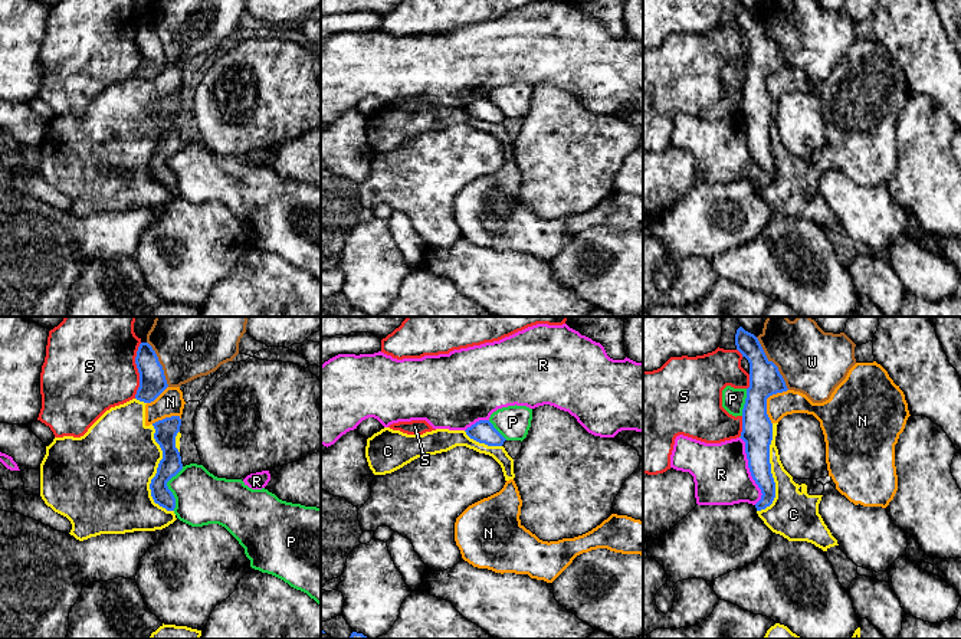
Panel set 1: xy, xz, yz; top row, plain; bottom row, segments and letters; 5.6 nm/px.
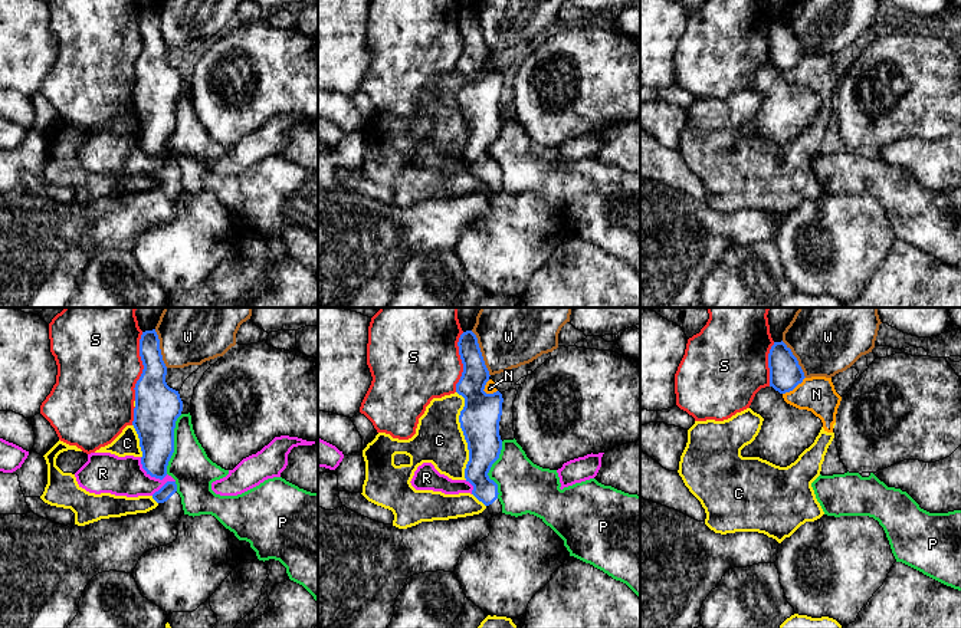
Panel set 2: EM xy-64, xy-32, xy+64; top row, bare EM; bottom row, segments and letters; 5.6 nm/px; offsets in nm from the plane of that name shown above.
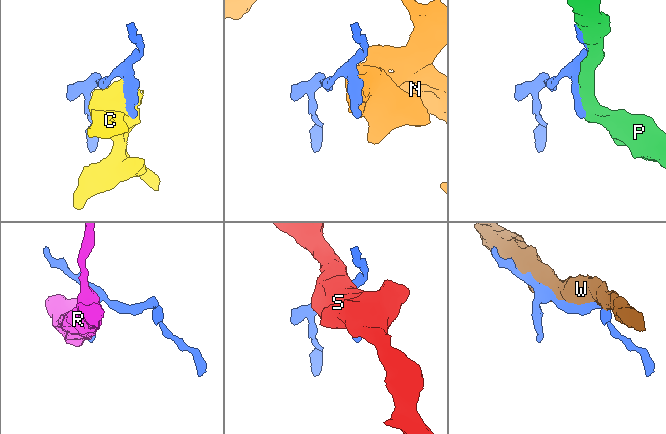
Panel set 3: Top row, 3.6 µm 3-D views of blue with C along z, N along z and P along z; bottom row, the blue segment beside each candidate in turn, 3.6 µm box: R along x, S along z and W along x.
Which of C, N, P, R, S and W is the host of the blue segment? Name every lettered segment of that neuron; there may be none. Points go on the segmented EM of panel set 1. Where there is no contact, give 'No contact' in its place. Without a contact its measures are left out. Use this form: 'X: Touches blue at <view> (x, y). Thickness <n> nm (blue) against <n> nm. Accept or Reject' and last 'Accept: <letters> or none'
C: Touches blue at xy (157, 472). Thickness 130 nm (blue) against 460 nm. Reject
N: Touches blue at yz (766, 402). Thickness 180 nm (blue) against 140 nm. Reject
P: Touches blue at xy (167, 488). Thickness 120 nm (blue) against 300 nm. Reject
R: Touches blue at yz (750, 471). Thickness 180 nm (blue) against 320 nm. Reject
S: Touches blue at xy (138, 370). Thickness 150 nm (blue) against 460 nm. Reject
W: Touches blue at yz (773, 363). Thickness 180 nm (blue) against 360 nm. Reject
Accept: none

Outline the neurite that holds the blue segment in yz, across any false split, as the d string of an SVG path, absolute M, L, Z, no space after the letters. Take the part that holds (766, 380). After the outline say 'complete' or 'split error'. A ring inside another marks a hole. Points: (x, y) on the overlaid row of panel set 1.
M742 327L735 334L737 350L750 363L750 387L742 409L741 439L745 442L745 453L752 479L761 489L761 499L752 505L739 502L734 505L696 505L672 530L655 541L647 541L647 556L655 558L666 571L668 580L656 596L656 606L668 613L675 603L673 587L678 581L688 579L715 579L754 563L768 547L773 531L758 517L758 511L770 507L775 498L775 482L771 473L770 445L773 440L773 423L767 414L767 399L773 394L787 391L785 381L778 367L770 361L758 338Z | split error

